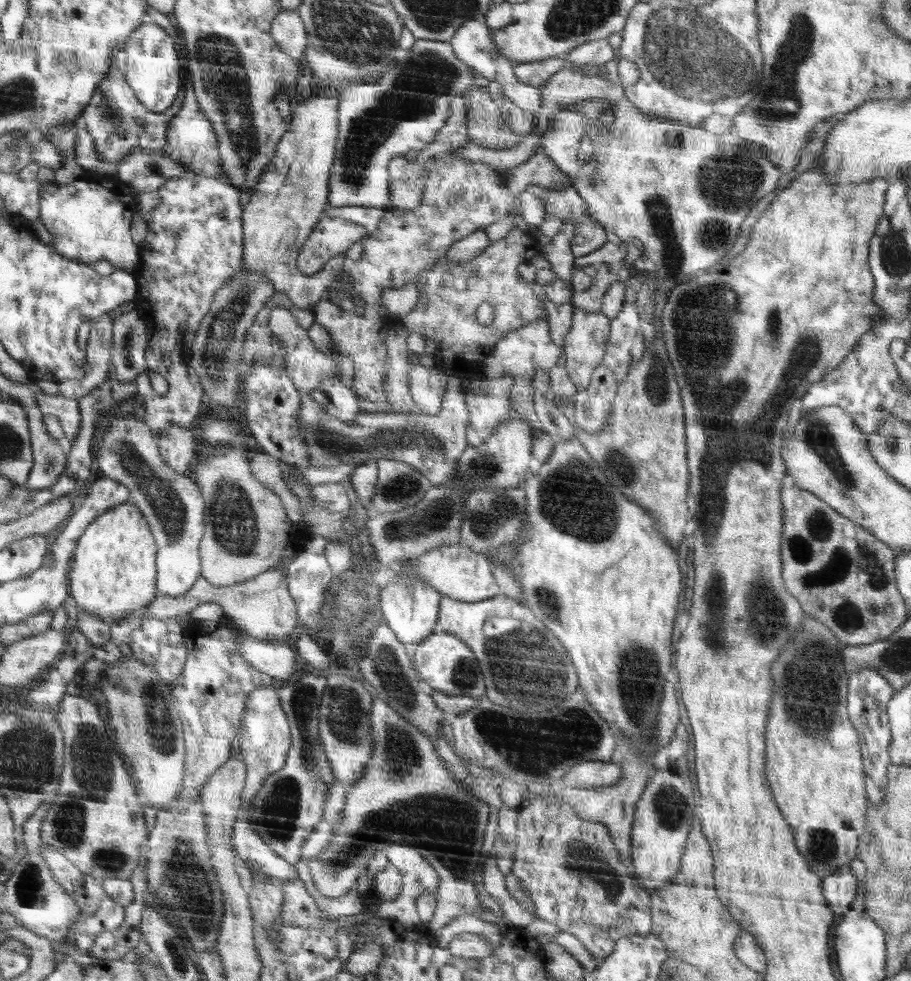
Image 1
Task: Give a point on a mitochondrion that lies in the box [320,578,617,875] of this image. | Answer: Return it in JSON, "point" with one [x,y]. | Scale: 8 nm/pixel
{"point":[538,747]}

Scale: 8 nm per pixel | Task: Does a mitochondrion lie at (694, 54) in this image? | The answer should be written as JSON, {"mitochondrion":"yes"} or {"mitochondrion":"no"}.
{"mitochondrion":"yes"}

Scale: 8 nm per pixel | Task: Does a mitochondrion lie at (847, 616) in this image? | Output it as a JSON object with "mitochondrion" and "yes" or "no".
{"mitochondrion":"yes"}

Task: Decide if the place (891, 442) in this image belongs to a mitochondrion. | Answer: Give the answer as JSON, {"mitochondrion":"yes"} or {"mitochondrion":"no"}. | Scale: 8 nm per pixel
{"mitochondrion":"yes"}

